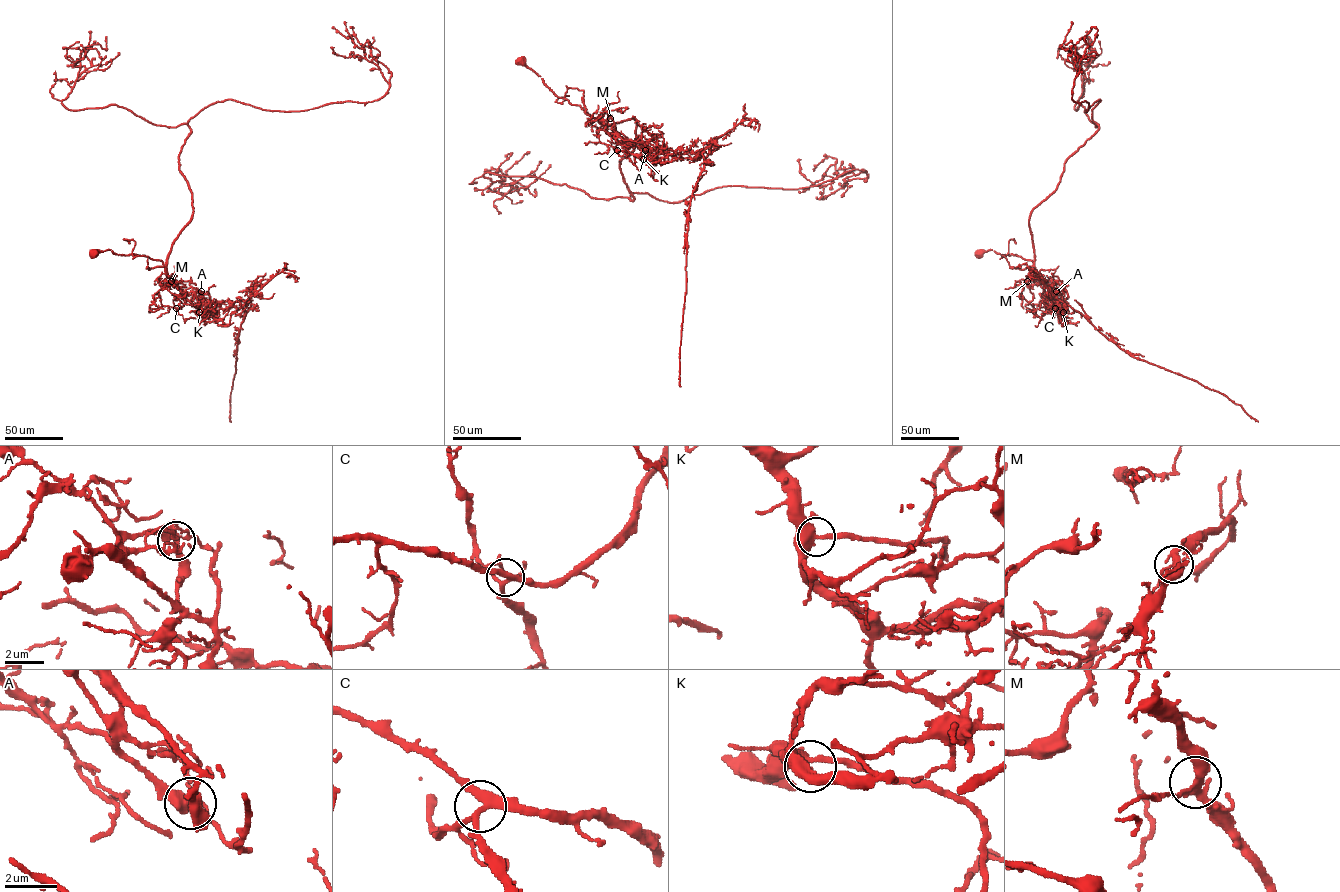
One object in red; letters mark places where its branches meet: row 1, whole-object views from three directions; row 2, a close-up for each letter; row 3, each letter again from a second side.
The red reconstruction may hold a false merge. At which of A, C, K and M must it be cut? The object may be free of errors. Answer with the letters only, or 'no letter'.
A

